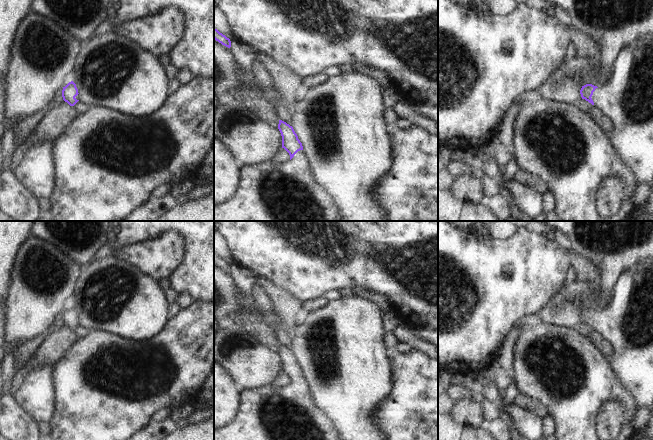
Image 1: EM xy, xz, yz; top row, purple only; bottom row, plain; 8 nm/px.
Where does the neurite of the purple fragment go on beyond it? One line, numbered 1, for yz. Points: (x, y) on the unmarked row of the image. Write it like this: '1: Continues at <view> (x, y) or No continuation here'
1: Continues at yz (627, 323)

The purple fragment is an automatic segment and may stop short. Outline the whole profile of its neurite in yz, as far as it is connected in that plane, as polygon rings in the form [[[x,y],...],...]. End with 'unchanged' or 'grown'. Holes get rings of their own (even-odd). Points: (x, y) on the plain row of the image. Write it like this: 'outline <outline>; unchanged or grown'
outline [[[653,257],[637,262],[619,276],[611,303],[605,310],[586,308],[580,318],[611,344],[613,351],[607,358],[608,367],[622,389],[631,395],[637,410],[644,406],[653,408]]]; grown

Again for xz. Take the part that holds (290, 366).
outline [[[279,344],[282,372],[290,379],[287,386],[263,386],[242,391],[242,410],[237,418],[221,430],[214,431],[214,440],[342,440],[330,416],[316,403],[310,383],[303,374],[292,350]]]; grown

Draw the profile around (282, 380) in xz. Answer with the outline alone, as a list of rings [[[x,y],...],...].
[[[282,372],[274,381],[273,385],[274,386],[287,386],[290,384],[290,379],[289,377]]]

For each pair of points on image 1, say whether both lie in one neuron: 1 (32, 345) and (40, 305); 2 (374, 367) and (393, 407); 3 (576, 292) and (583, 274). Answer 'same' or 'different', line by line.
1: different
2: different
3: different

